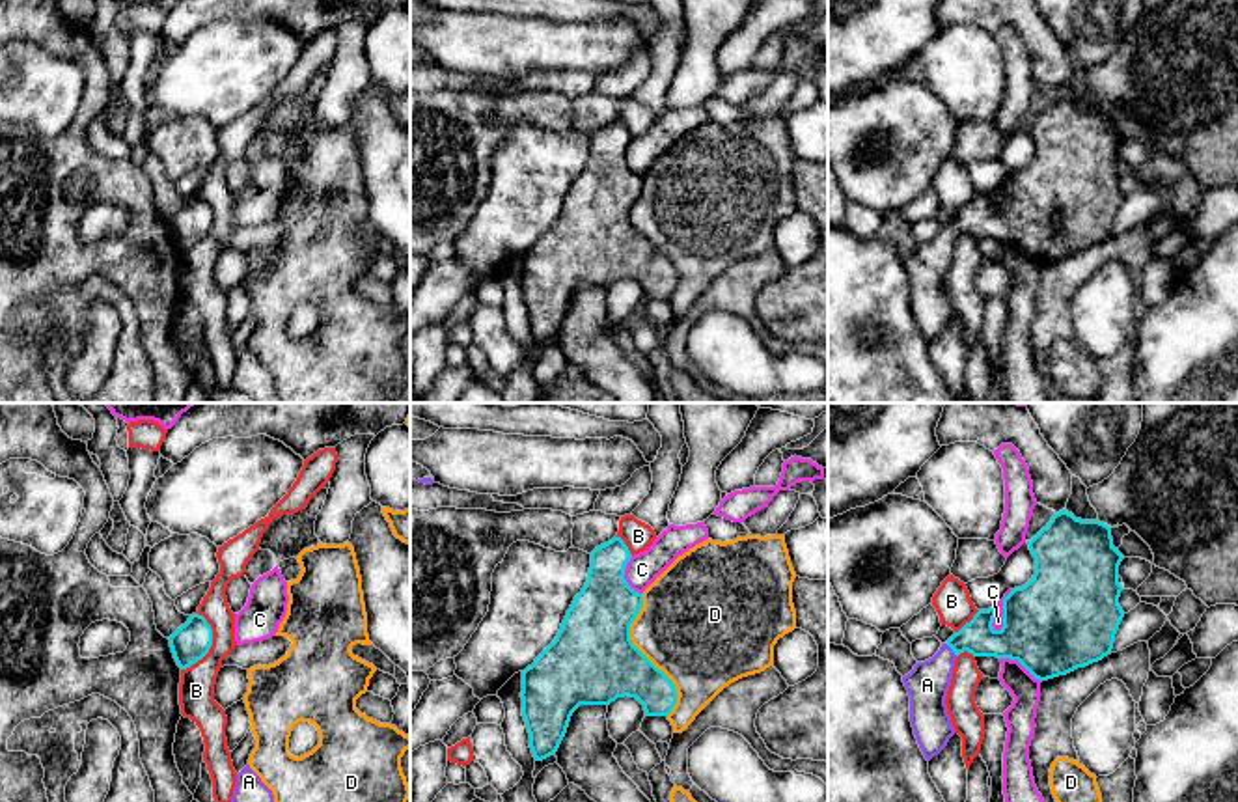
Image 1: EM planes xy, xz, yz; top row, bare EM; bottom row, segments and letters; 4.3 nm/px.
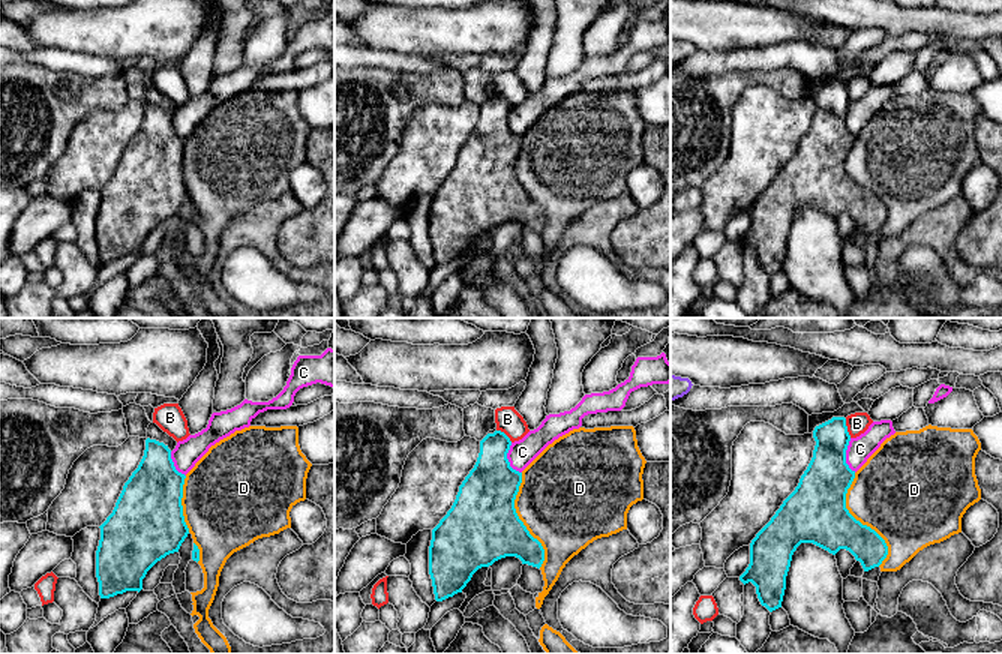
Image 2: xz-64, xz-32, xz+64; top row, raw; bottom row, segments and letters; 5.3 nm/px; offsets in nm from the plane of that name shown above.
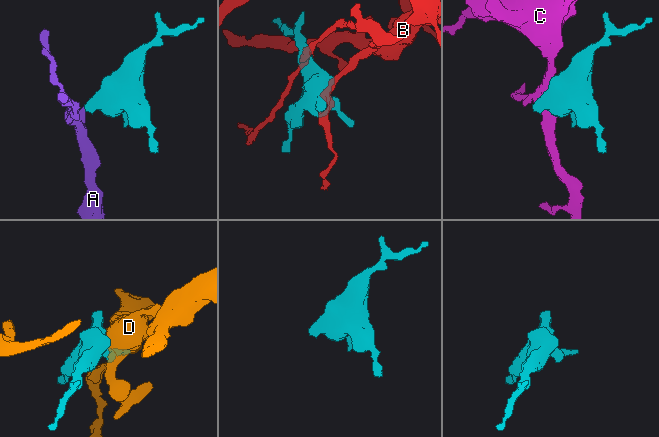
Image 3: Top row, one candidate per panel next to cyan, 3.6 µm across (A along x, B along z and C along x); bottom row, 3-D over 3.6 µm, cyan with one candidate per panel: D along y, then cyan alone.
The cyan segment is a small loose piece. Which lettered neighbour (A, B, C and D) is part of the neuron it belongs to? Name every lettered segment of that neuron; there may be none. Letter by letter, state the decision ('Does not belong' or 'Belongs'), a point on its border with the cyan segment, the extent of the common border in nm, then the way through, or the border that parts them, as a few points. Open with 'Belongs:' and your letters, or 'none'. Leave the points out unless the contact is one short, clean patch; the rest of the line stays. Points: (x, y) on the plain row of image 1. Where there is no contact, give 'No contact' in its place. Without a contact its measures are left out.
Belongs: A
A: Belongs. Touches cyan at yz (951, 230). Shared border 80 nm. Path across: yz (977, 219), (961, 222), (951, 230), (927, 267)
B: Does not belong. Touches cyan at xy (211, 226). Shared border 260 nm. Boundary: xy (198, 194), (211, 211), (211, 230), (181, 252)
C: Does not belong. Touches cyan at yz (1004, 194). Shared border 200 nm. Boundary: yz (1013, 172), (1004, 181), (1004, 206), (994, 213)
D: Does not belong. Touches cyan at xz (644, 237). Shared border 550 nm

